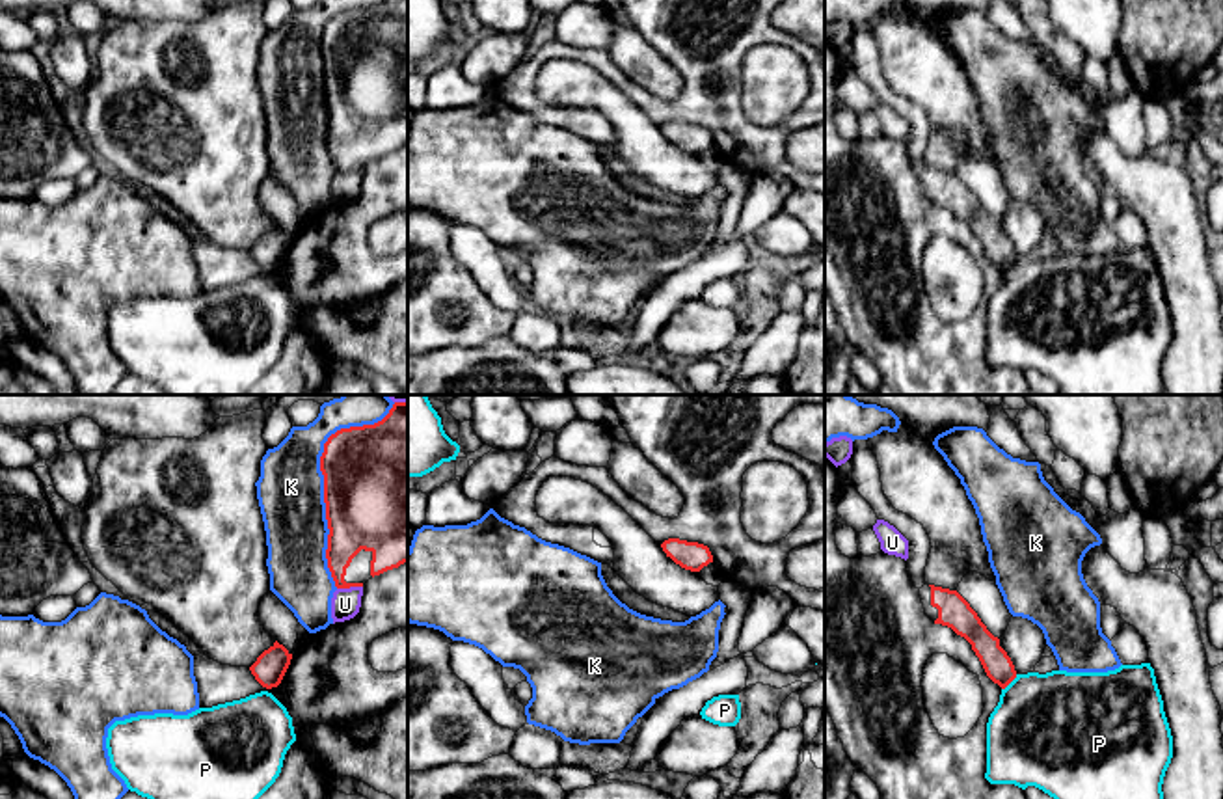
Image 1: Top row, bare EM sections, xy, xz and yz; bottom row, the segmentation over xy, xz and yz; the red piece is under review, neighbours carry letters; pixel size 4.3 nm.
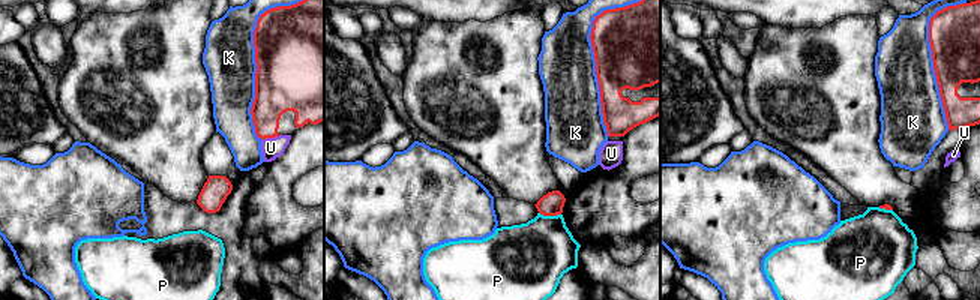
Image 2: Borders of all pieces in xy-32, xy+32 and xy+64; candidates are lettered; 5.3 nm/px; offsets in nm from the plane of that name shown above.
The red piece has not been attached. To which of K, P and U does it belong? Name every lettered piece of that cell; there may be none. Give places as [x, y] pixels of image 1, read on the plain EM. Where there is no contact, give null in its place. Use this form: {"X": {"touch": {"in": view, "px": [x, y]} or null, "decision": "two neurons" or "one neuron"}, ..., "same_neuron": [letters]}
{"K": {"touch": {"in": "xy", "px": [324, 67]}, "decision": "two neurons"}, "P": {"touch": {"in": "yz", "px": [1009, 265]}, "decision": "two neurons"}, "U": {"touch": {"in": "xy", "px": [349, 170]}, "decision": "two neurons"}, "same_neuron": []}

